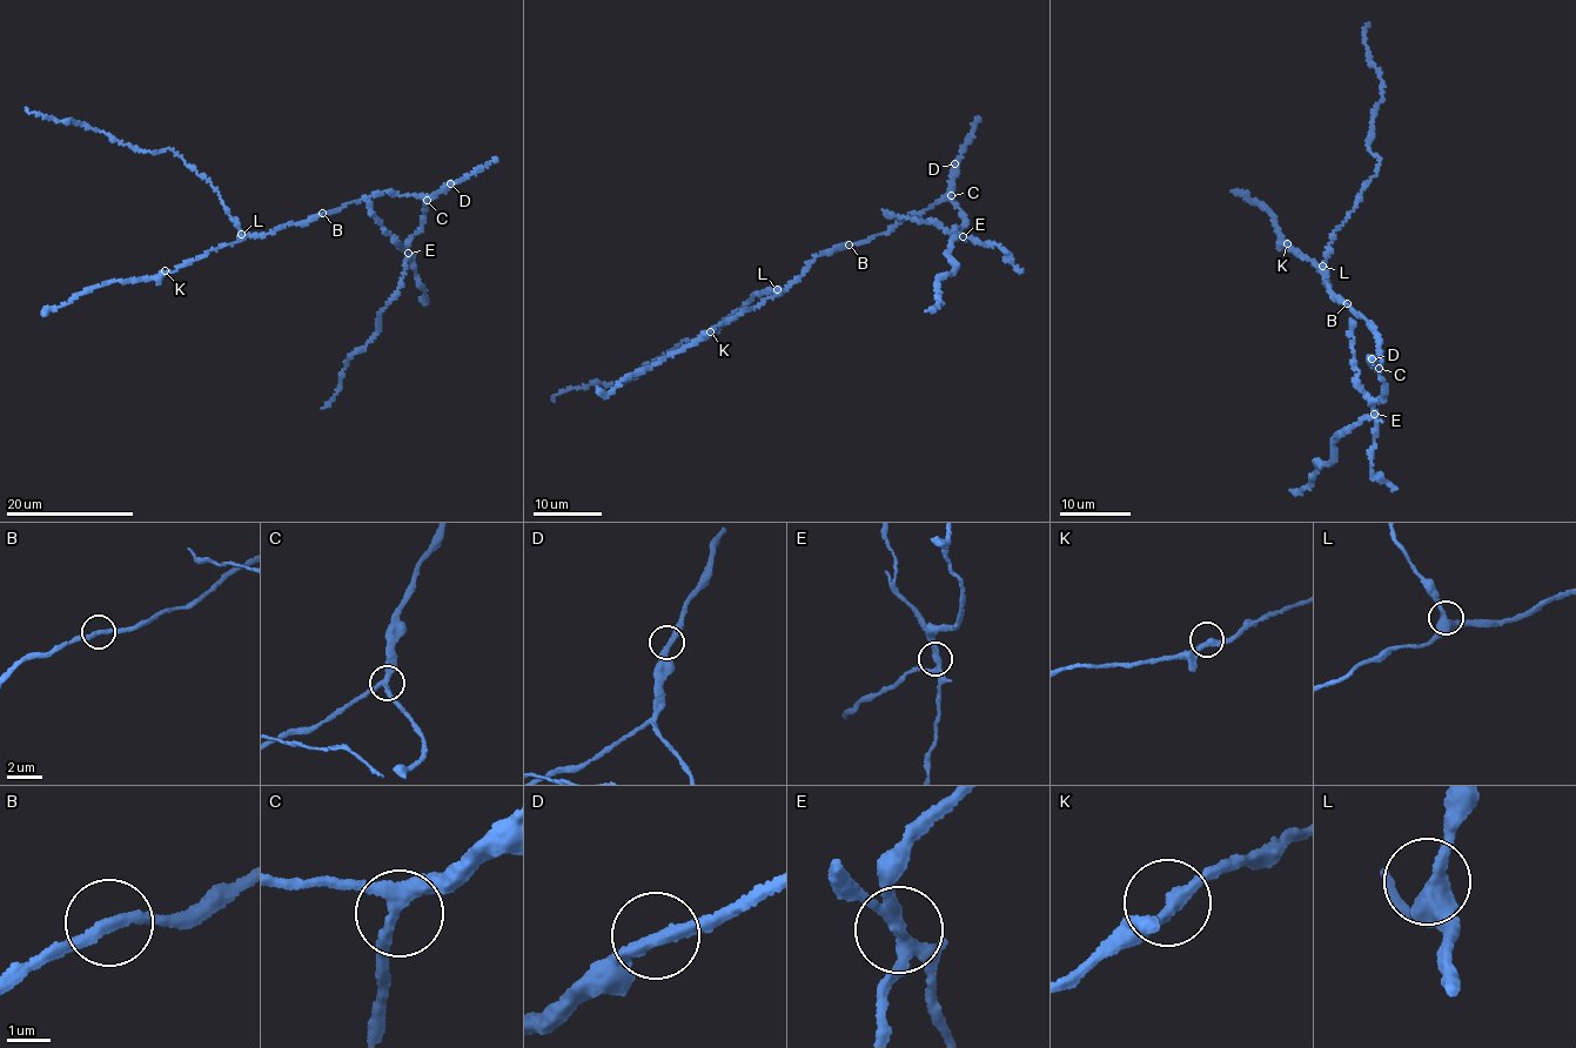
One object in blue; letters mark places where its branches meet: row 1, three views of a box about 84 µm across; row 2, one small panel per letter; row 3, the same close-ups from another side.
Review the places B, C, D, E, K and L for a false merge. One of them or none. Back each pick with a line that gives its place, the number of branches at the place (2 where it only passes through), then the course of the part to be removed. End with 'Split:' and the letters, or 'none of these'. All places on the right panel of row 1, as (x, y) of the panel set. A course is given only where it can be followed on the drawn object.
E: place (1374, 414); branches 3; course (1374, 414), (1370, 397), (1356, 378), (1352, 320)
Split: E

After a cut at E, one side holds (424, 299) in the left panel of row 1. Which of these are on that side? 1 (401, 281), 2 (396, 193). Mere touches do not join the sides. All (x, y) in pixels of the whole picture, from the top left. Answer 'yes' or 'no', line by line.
1: no
2: no

